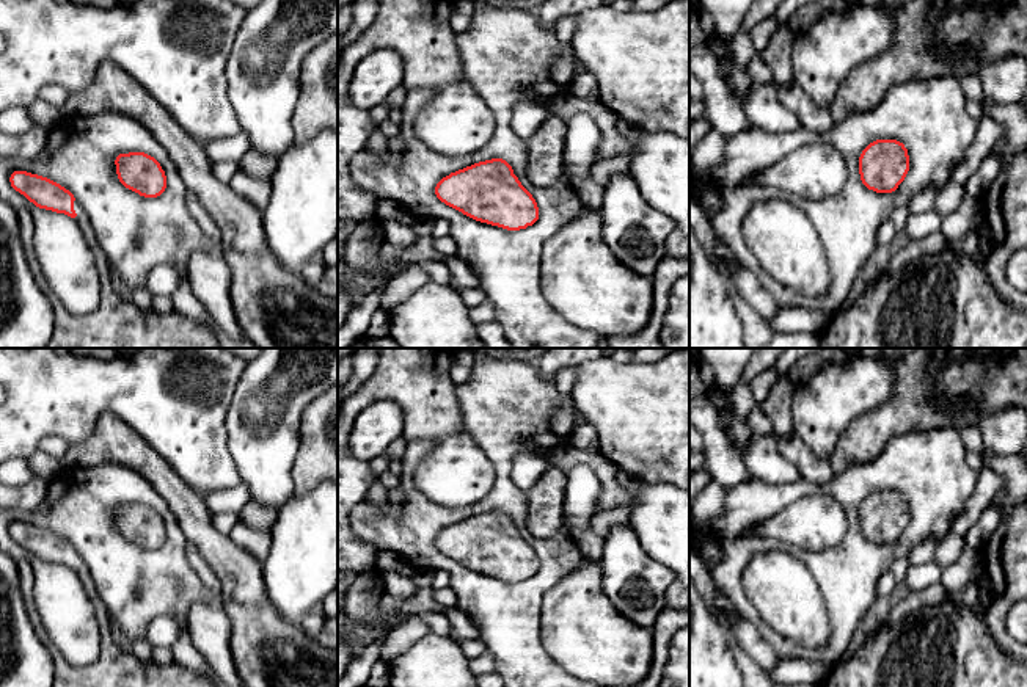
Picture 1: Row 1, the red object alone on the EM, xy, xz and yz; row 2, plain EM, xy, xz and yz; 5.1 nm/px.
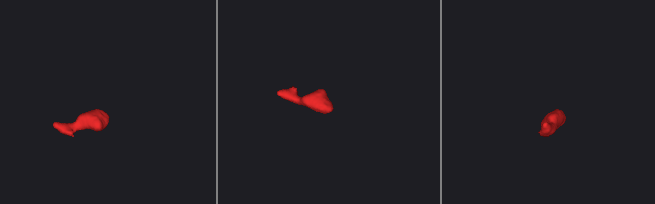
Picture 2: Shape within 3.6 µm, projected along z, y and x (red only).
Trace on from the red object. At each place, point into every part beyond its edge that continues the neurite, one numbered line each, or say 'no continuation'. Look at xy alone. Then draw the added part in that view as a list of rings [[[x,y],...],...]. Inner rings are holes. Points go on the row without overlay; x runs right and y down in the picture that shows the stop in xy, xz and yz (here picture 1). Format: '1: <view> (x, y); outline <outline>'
1: xy (113, 667); outline [[[77,551],[74,552],[74,562],[77,565],[74,571],[91,601],[99,634],[97,659],[83,667],[71,665],[50,643],[33,598],[31,565],[27,560],[17,562],[20,594],[30,623],[53,657],[52,687],[215,687],[212,676],[184,670],[174,662],[157,667],[152,662],[137,659],[132,652],[121,651],[111,638],[113,621],[108,609],[99,598],[96,582]]]

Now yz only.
no continuation

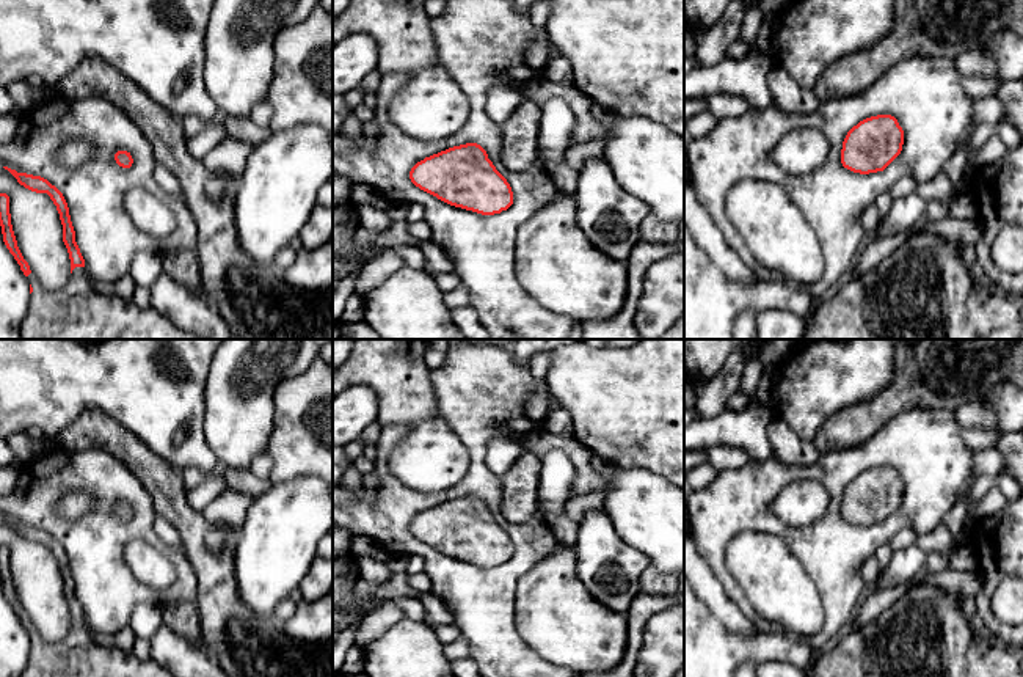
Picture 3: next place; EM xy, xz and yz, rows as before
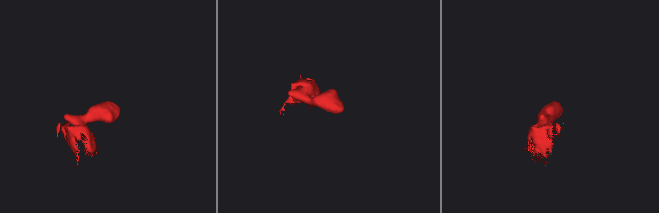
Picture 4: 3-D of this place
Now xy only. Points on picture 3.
1: xy (77, 655); outline [[[75,619],[69,633],[58,642],[44,641],[33,625],[27,628],[33,639],[28,663],[20,677],[176,677],[152,658],[140,660],[118,646],[97,644],[85,619]]]

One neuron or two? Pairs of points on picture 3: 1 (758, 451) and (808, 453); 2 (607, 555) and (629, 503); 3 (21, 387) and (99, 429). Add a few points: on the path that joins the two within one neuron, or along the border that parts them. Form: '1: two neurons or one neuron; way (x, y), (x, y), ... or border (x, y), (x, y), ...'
1: two neurons; border (774, 415), (766, 432), (772, 457)
2: two neurons; border (601, 508), (607, 514), (612, 528), (645, 555)
3: two neurons; border (115, 420), (87, 409), (52, 437)

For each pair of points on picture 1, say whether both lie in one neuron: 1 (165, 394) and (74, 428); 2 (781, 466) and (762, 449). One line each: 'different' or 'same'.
1: same
2: same

